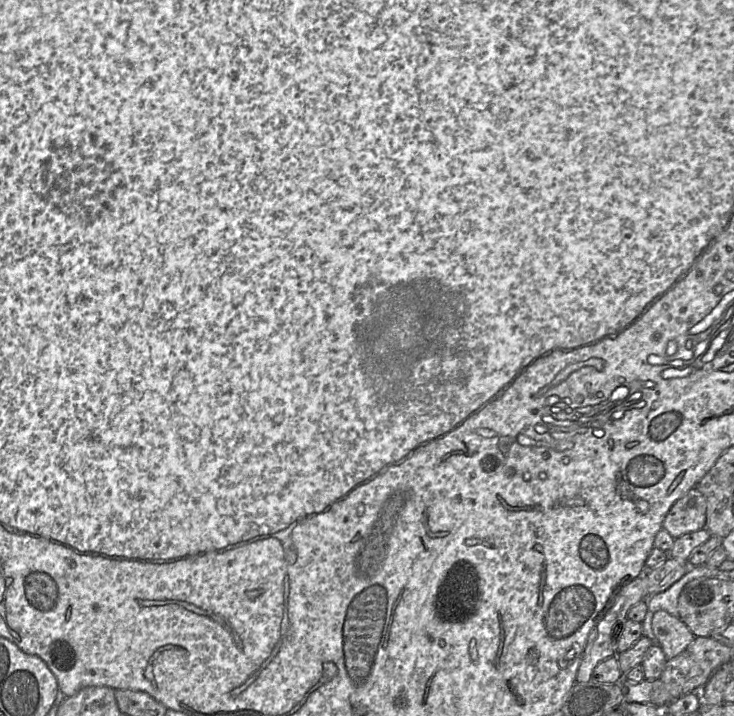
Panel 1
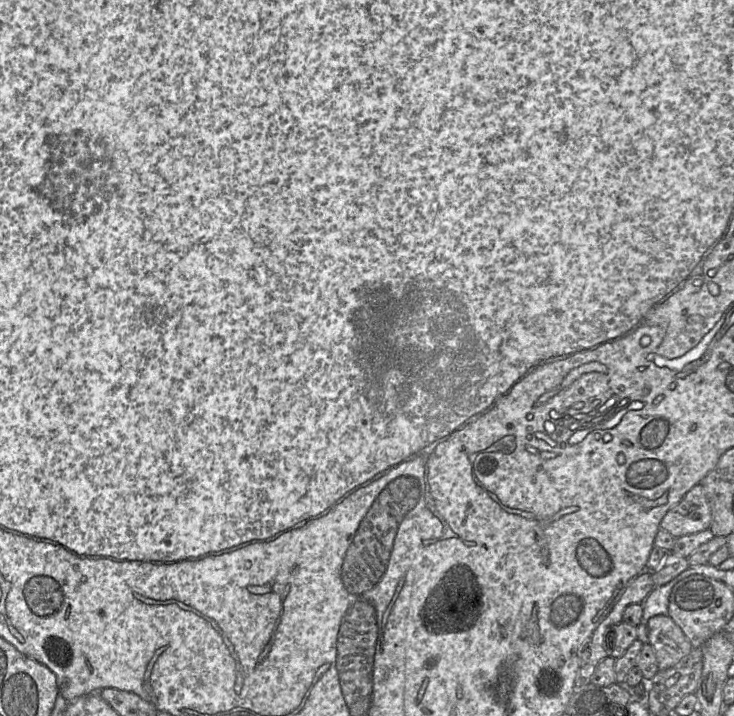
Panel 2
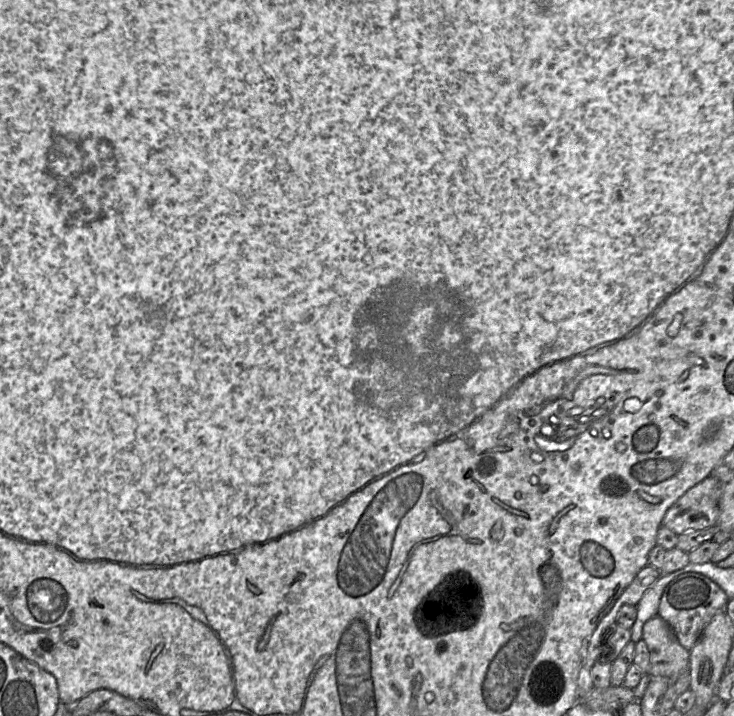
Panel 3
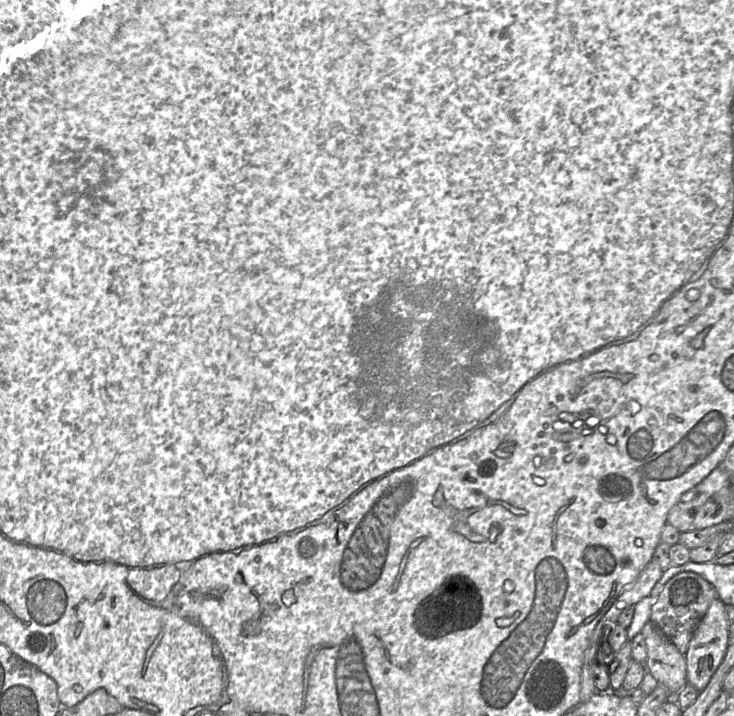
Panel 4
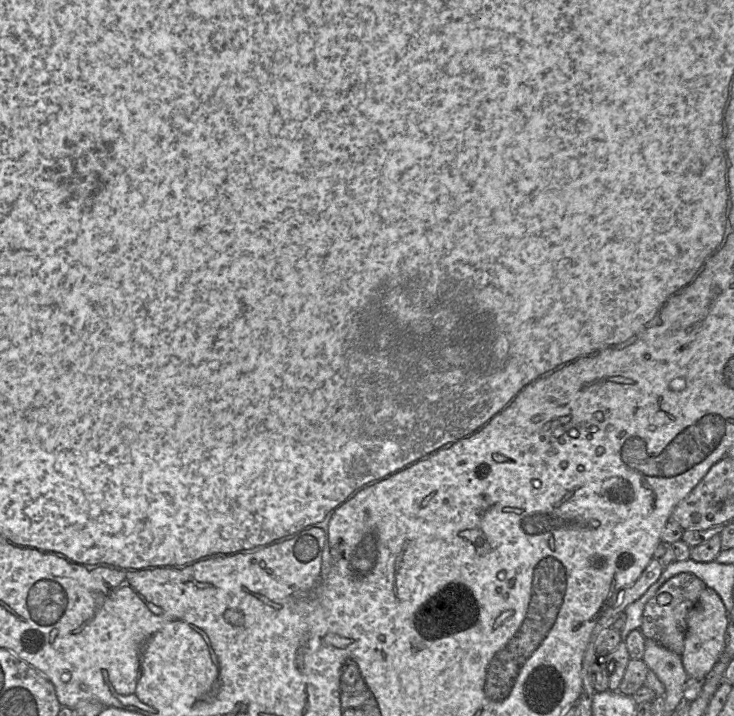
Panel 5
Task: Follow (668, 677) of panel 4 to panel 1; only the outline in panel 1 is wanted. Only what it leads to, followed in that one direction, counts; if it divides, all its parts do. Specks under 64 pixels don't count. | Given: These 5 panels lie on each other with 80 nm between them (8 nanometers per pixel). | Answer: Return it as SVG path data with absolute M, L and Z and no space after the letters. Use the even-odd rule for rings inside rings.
M665 610L653 614L652 631L667 660L682 653L696 638L679 617Z

